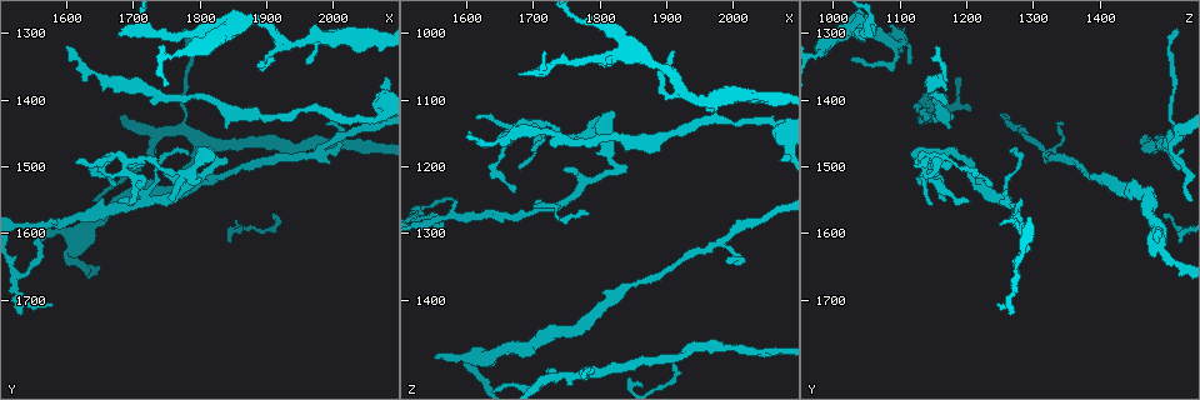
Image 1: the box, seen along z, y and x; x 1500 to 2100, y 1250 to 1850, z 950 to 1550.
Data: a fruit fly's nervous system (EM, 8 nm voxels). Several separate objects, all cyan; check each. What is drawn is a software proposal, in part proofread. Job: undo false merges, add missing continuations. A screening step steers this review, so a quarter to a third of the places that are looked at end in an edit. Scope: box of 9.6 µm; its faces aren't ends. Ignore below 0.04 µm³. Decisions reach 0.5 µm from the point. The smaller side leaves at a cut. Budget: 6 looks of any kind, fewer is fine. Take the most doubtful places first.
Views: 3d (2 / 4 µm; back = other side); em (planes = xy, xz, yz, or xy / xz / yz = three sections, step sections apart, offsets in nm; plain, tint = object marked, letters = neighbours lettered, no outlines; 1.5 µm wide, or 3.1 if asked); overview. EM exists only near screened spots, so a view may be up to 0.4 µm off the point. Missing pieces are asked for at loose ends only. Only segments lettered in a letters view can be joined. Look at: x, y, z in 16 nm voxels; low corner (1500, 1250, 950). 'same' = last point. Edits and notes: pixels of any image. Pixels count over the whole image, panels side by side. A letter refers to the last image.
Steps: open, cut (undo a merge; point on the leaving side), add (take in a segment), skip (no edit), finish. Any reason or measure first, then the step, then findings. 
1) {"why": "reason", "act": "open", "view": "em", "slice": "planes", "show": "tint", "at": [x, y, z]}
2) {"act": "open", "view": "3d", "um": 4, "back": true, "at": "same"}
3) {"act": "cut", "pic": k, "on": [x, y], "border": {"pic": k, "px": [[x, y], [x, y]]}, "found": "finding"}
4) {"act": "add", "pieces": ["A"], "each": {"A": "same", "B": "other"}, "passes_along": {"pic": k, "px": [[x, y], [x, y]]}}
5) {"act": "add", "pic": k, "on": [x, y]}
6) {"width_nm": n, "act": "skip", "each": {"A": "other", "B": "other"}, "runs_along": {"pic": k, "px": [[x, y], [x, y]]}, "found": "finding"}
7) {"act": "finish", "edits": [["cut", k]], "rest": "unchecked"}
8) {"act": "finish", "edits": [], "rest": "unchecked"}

{"why": "tapers out", "act": "open", "view": "em", "slice": "yz", "step": 4, "show": "tint", "at": [1675, 1305, 1065]}

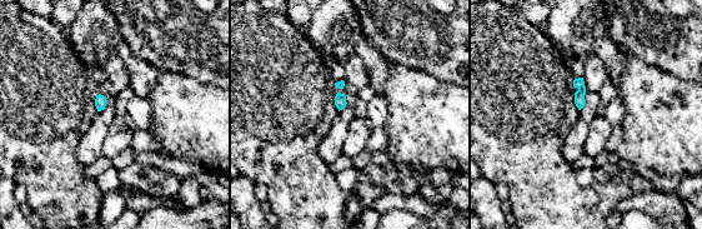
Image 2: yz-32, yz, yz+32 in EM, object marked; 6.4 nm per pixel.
{"why": "cut it another way", "act": "open", "view": "em", "slice": "xz", "step": 8, "show": "letters", "at": "same"}

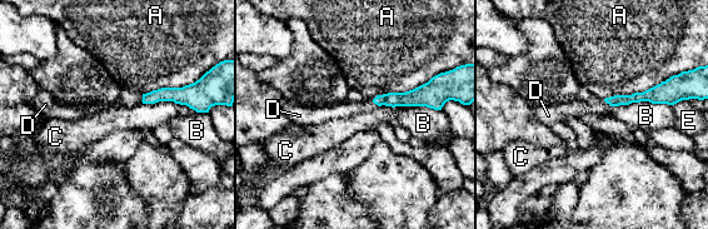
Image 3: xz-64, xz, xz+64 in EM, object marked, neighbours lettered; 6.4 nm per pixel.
{"act": "add", "pieces": ["D"], "each": {"A": "other", "B": "other", "C": "other", "D": "same", "E": "other"}, "passes_along": {"pic": 3, "px": [[412, 98], [373, 101], [344, 109]]}, "found": "it goes on there"}

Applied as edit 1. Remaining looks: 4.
{"why": "see it whole again", "act": "open", "view": "overview"}

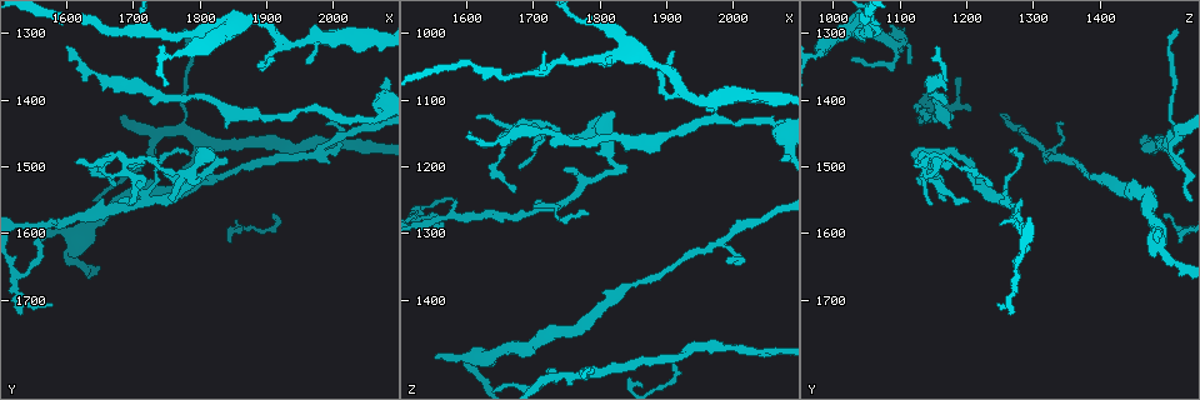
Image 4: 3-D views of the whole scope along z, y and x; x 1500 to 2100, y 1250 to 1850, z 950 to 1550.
{"why": "thin end", "act": "open", "view": "3d", "um": 2, "at": [1910, 1340, 1025]}

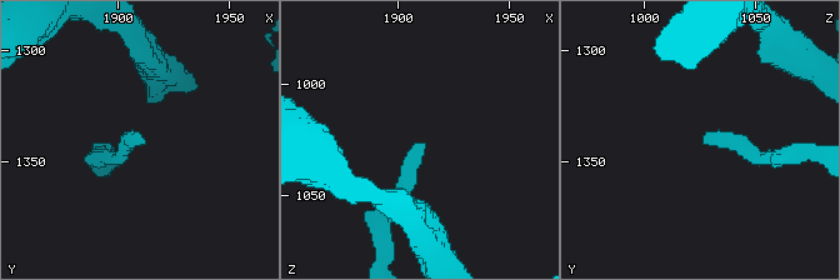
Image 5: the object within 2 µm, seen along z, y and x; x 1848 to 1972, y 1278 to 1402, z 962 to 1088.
{"why": "shape alone is not enough", "act": "open", "view": "em", "slice": "planes", "show": "letters", "at": [1909, 1337, 1026]}

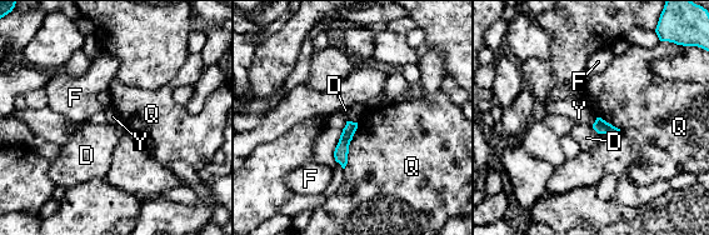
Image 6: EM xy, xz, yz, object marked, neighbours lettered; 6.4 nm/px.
{"longest_contact_nm": ["Q", 320], "act": "skip", "each": {"D": "other", "F": "other", "Q": "other", "Y": "other"}, "border": {"pic": 6, "px": [[348, 120], [357, 123]]}, "found": "none of them fits"}

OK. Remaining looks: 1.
{"act": "finish", "edits": [["add", 3]], "rest": "unchecked"}

